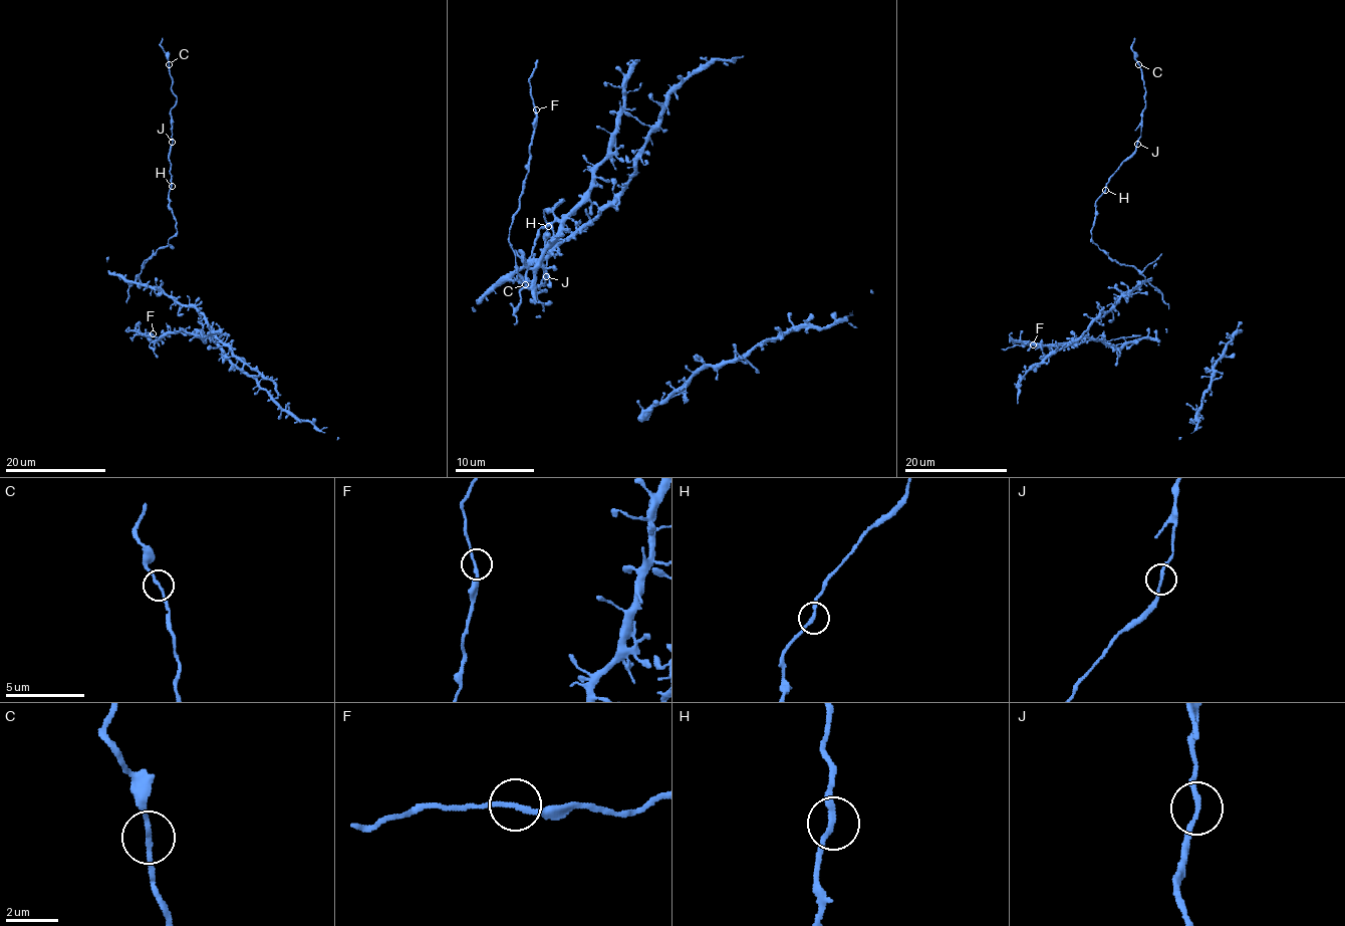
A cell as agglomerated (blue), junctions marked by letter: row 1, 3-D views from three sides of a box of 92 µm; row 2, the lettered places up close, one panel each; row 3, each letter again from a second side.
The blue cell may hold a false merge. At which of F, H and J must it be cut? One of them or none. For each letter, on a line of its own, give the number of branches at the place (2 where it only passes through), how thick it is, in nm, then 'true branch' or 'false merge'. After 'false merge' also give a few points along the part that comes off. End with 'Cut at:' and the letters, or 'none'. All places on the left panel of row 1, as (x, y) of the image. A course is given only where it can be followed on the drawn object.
F: 2 branches meet; 190 nm thick; true branch
H: 2 branches meet; 200 nm thick; true branch
J: 2 branches meet; 190 nm thick; true branch
Cut at: none

